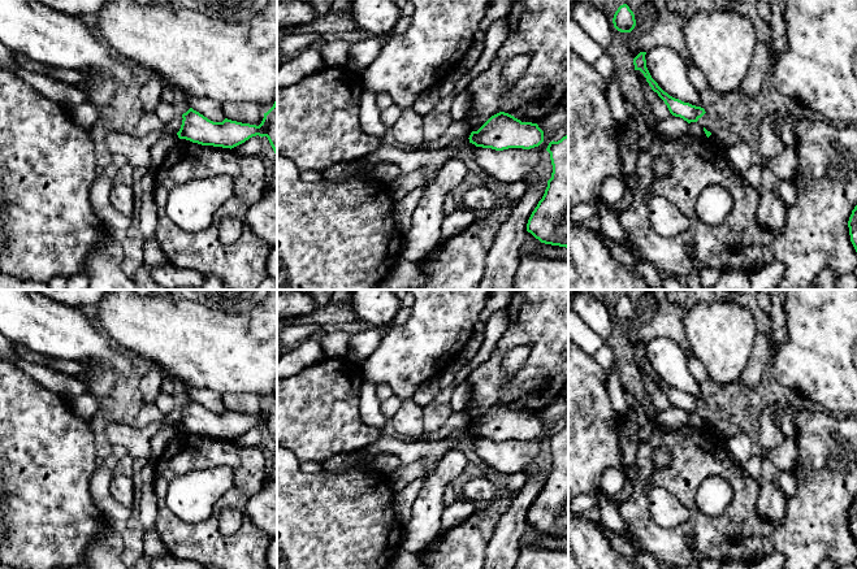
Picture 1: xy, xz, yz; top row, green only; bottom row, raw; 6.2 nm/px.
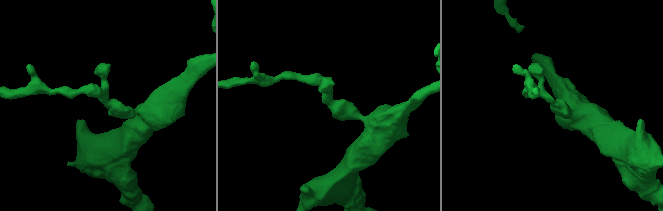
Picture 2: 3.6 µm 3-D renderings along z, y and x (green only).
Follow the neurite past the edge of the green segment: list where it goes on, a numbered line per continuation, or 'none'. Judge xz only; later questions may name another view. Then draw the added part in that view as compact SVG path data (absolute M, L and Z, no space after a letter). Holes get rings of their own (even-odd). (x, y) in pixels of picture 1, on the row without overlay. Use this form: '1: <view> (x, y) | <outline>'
none

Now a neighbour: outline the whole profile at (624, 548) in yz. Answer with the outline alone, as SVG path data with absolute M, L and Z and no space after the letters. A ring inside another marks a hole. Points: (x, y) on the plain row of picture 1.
M600 522L603 533L607 535L607 538L611 542L613 548L624 559L636 563L636 555L635 550L631 543L628 543L624 538L622 538L619 534L609 530L602 522Z

